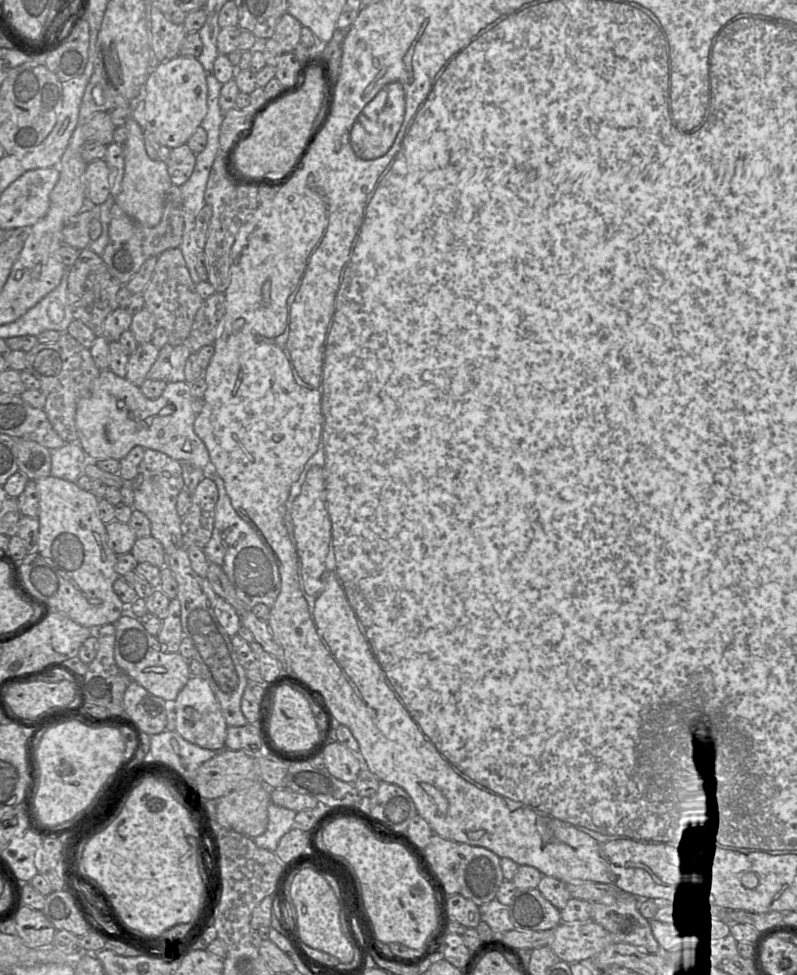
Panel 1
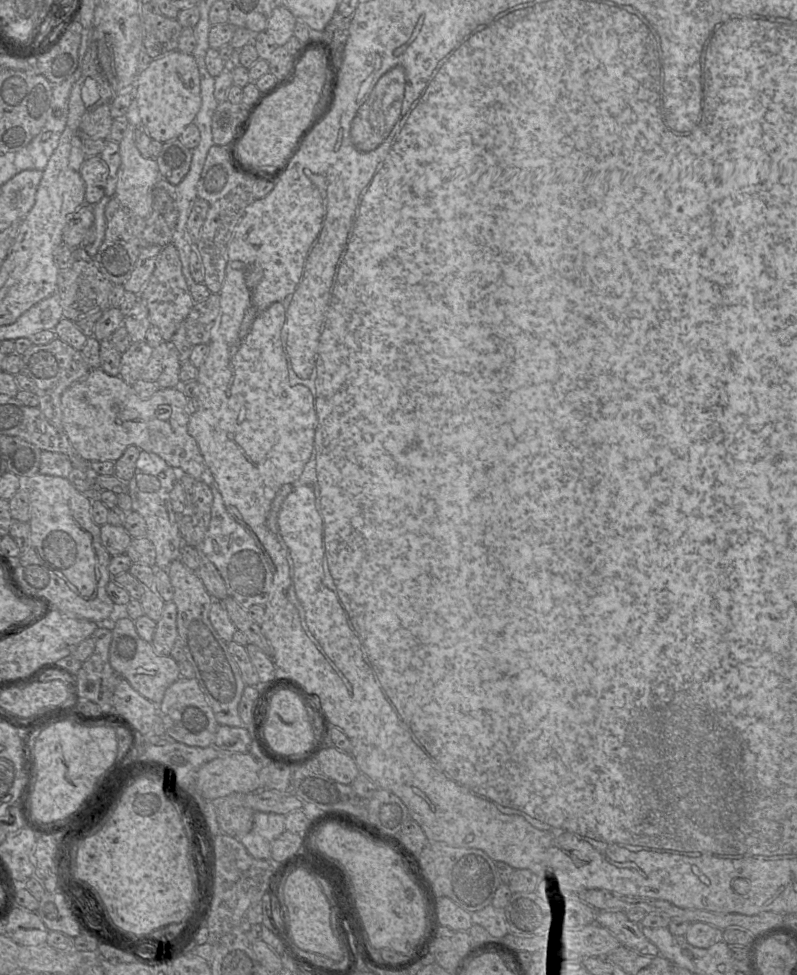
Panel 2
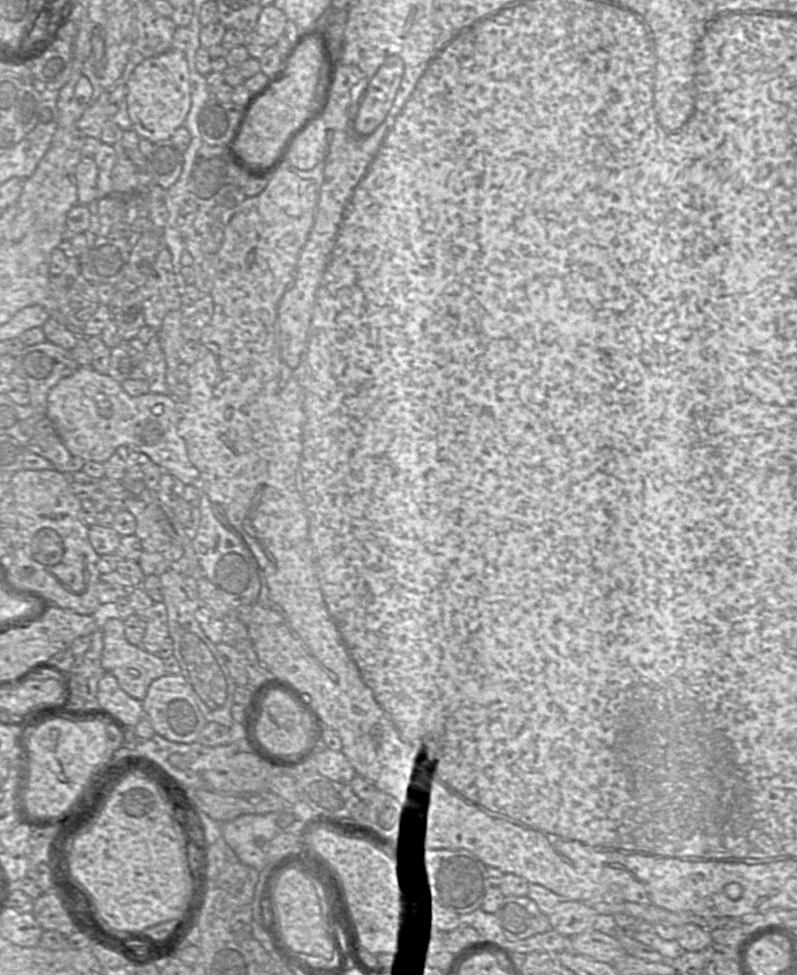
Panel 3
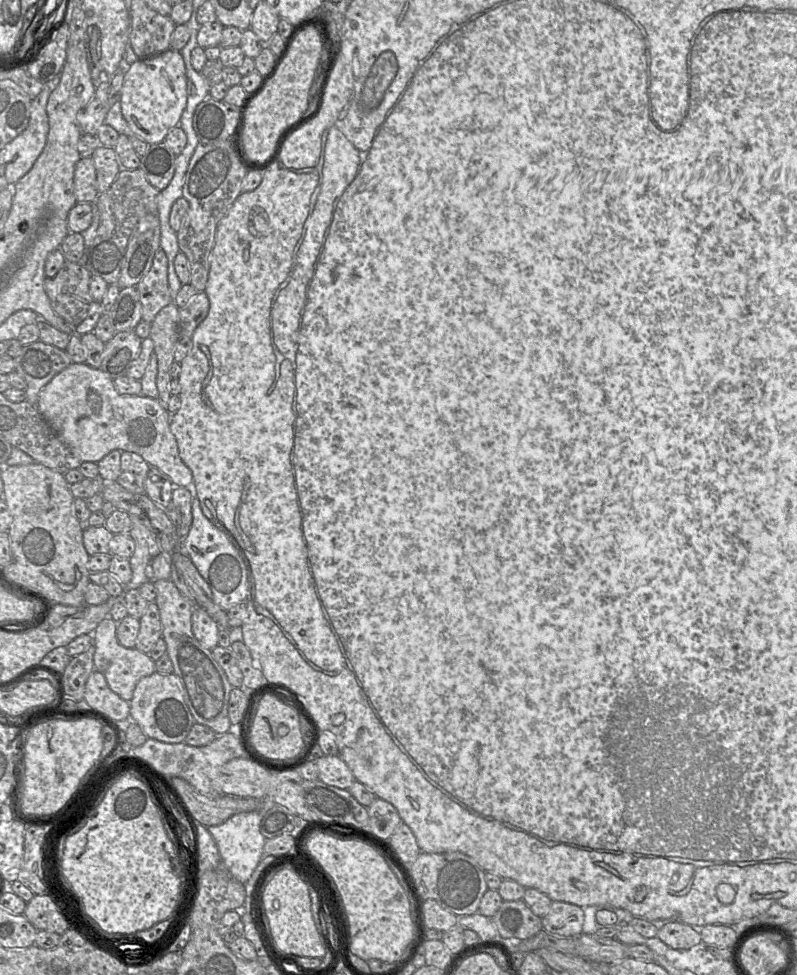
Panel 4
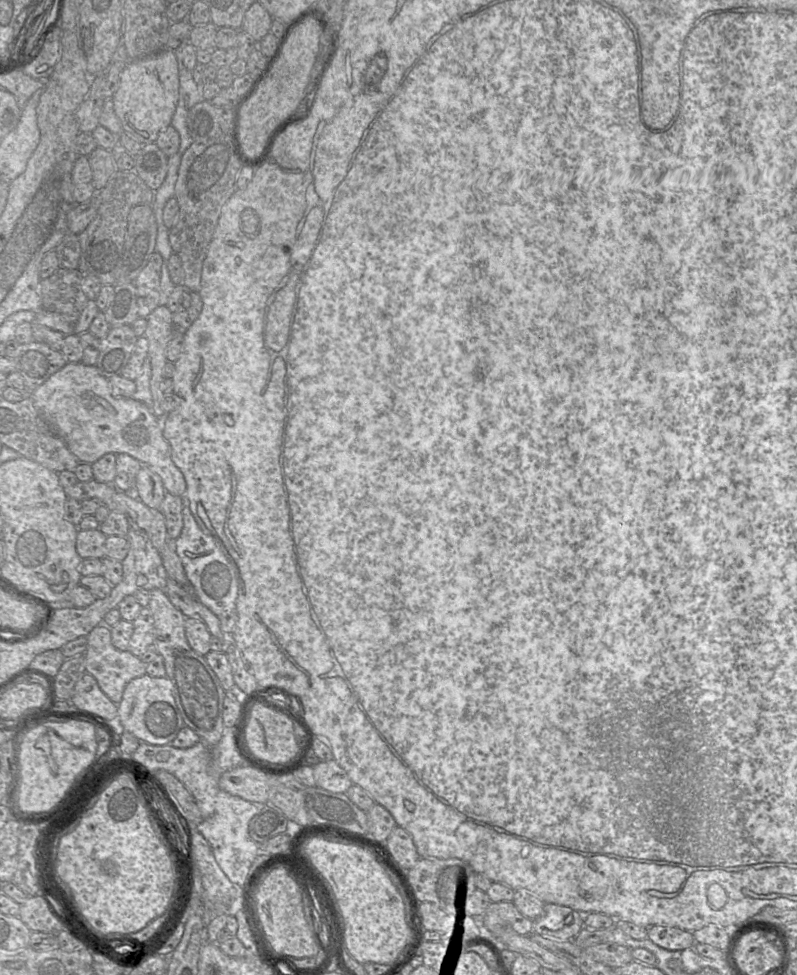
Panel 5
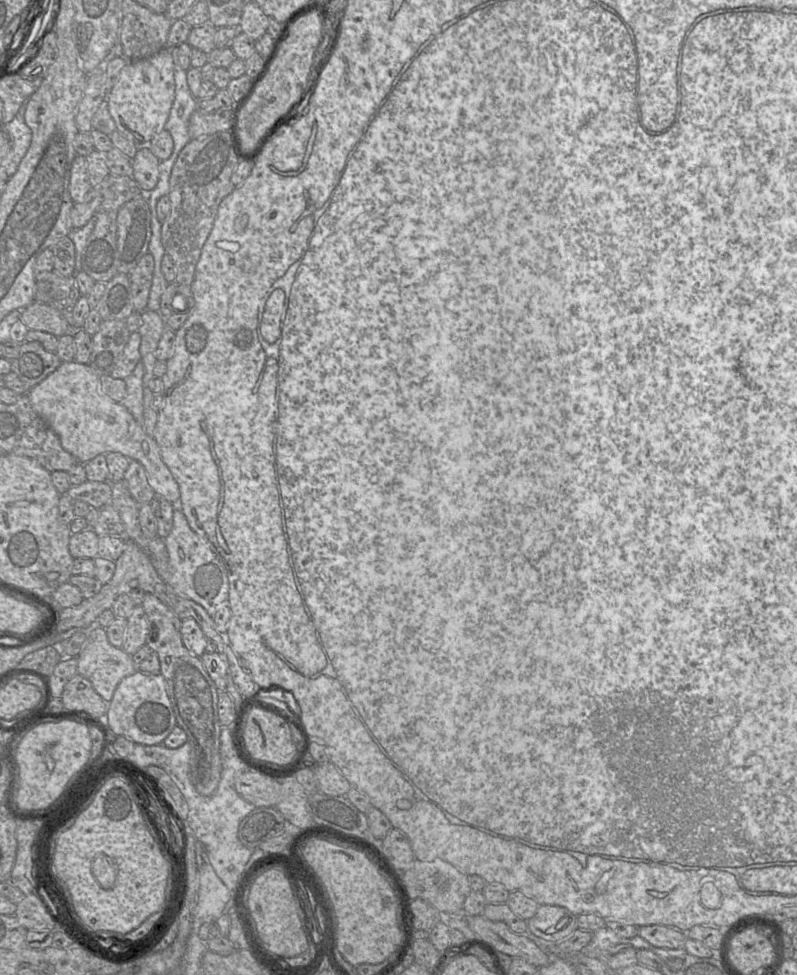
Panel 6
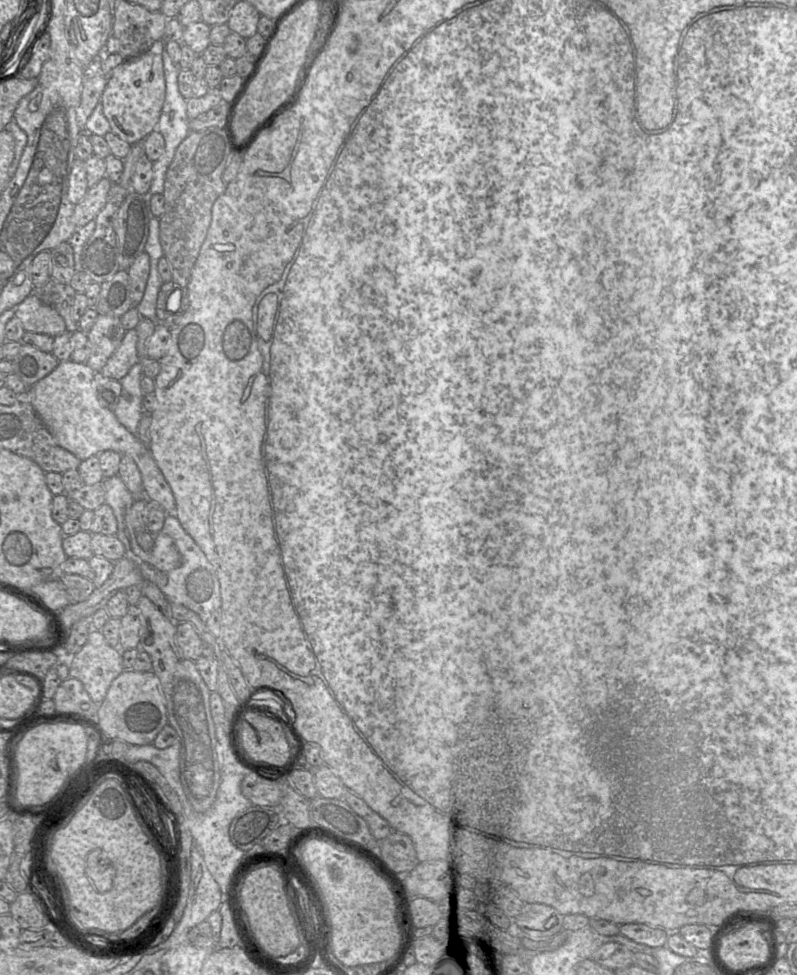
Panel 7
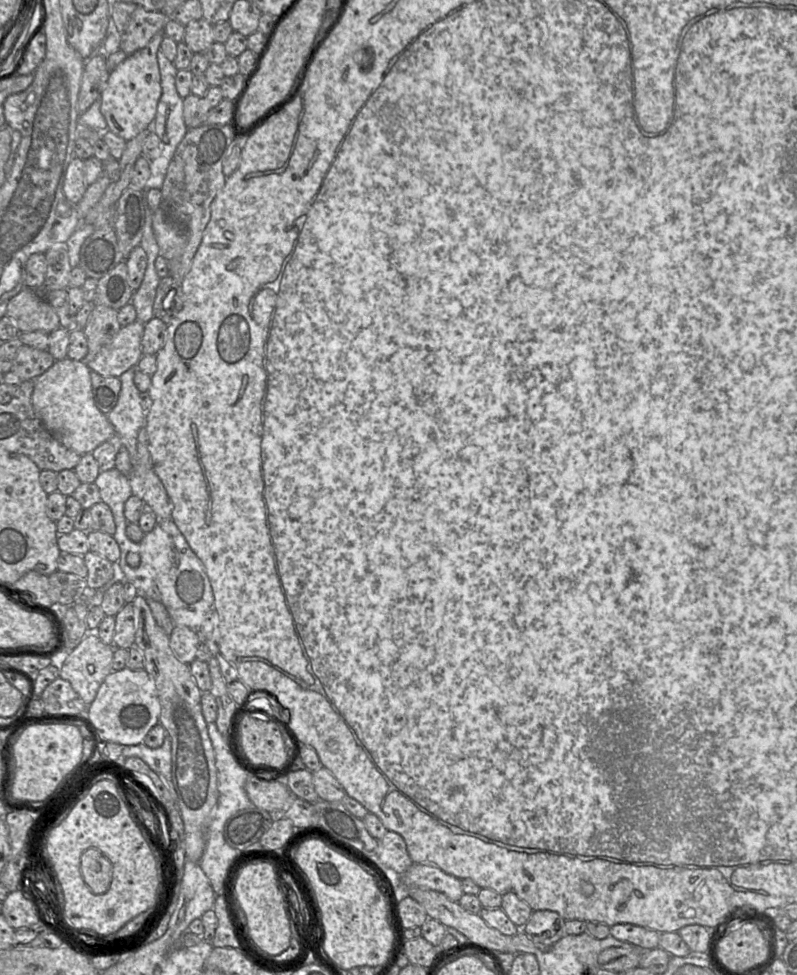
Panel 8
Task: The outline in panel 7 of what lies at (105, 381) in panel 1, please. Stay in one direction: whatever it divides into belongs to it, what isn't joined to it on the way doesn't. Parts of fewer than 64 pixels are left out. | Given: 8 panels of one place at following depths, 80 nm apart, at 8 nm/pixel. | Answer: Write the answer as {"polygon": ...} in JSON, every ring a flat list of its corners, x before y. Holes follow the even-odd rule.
{"polygon":[[71,359,60,361,52,372,31,387,34,409,56,443,81,461,106,450,131,457,141,473,145,499,156,502,166,512,173,513,173,492,148,446,137,435,129,432,112,410,100,405,96,396,95,373,87,363,78,363]]}

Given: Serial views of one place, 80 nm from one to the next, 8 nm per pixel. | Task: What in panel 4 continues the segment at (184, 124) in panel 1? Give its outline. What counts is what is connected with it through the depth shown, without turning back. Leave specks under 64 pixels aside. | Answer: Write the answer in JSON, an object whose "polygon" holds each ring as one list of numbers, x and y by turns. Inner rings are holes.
{"polygon":[[169,49,130,65,124,76,119,104,132,132,148,144,154,144,164,141,168,131,179,125,187,95,183,56,180,51]]}

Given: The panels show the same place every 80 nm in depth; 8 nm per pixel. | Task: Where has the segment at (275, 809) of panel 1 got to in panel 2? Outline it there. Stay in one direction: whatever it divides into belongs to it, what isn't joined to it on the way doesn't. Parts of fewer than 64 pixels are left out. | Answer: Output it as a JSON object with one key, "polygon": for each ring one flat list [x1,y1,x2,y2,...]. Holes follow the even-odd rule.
{"polygon":[[255,812,251,831,241,837,240,841,253,857,271,860,272,843,284,831,285,815]]}

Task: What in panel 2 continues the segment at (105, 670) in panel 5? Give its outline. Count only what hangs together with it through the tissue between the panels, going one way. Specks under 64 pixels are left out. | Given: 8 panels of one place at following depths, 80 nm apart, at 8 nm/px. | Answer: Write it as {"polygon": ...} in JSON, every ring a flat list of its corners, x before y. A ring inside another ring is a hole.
{"polygon":[[122,618,115,622,109,648,109,663,113,670,127,680,140,695,160,704,168,687,181,677,179,666,172,657,157,655,151,642,138,635,134,621]]}

